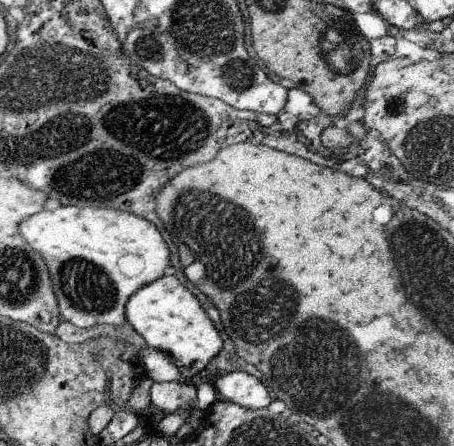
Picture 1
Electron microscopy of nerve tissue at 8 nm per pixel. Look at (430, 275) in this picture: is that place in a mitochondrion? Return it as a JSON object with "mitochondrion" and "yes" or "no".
{"mitochondrion":"yes"}

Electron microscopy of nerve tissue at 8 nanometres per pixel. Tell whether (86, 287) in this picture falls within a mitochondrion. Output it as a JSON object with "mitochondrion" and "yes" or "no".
{"mitochondrion":"yes"}

